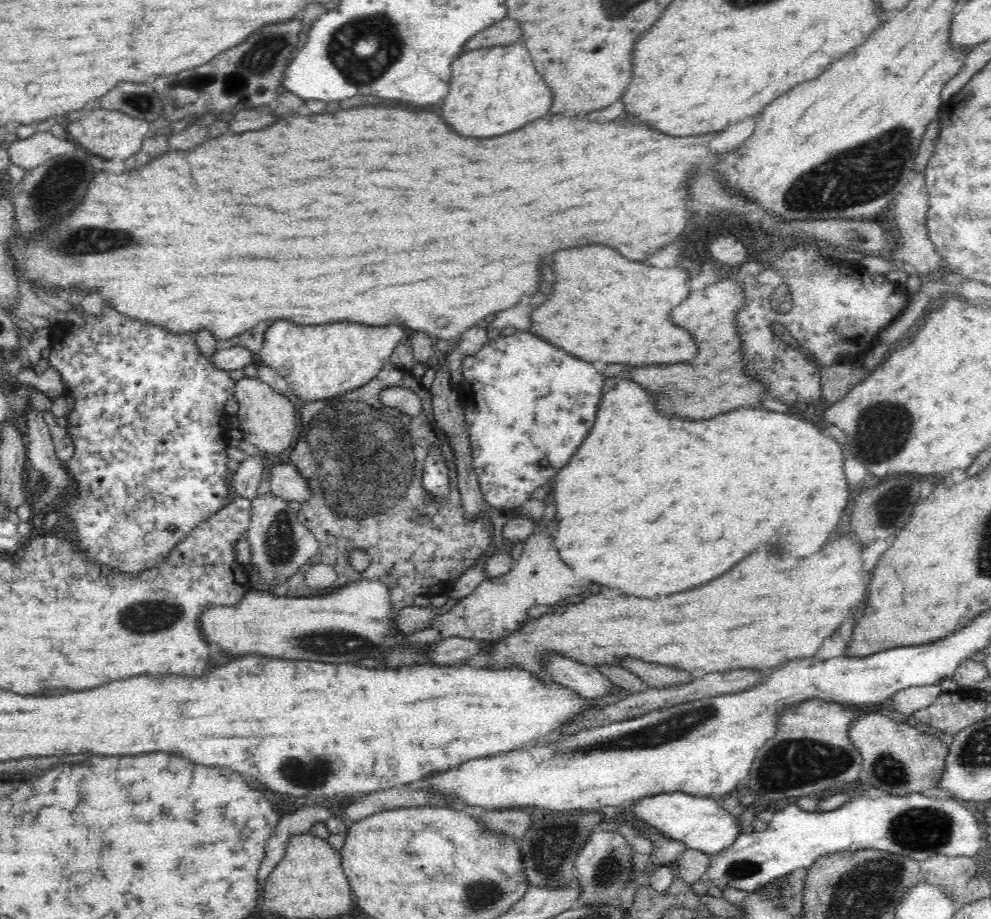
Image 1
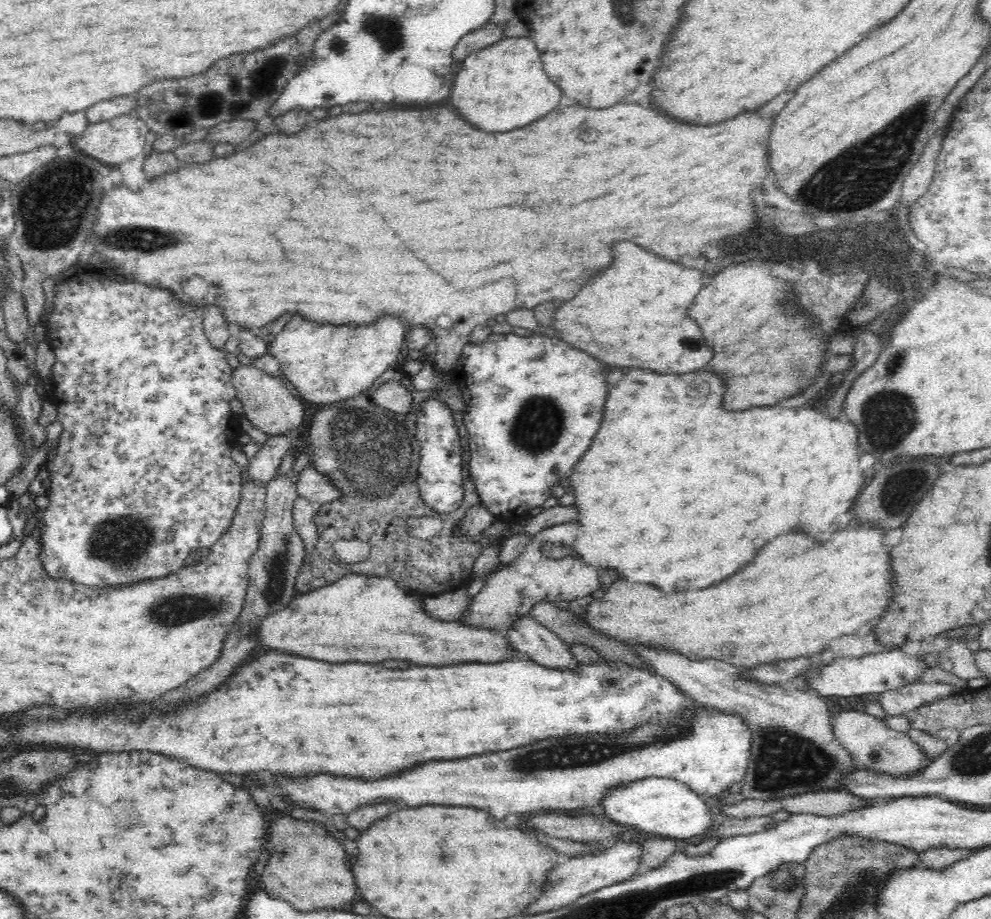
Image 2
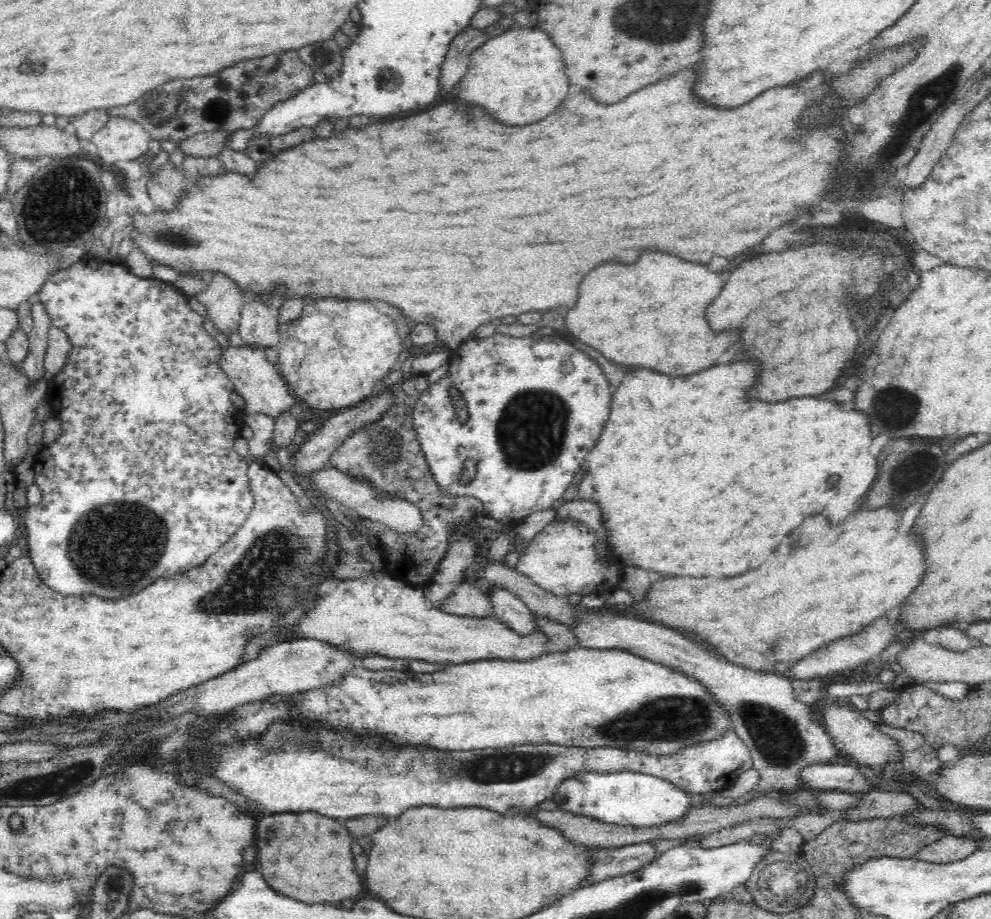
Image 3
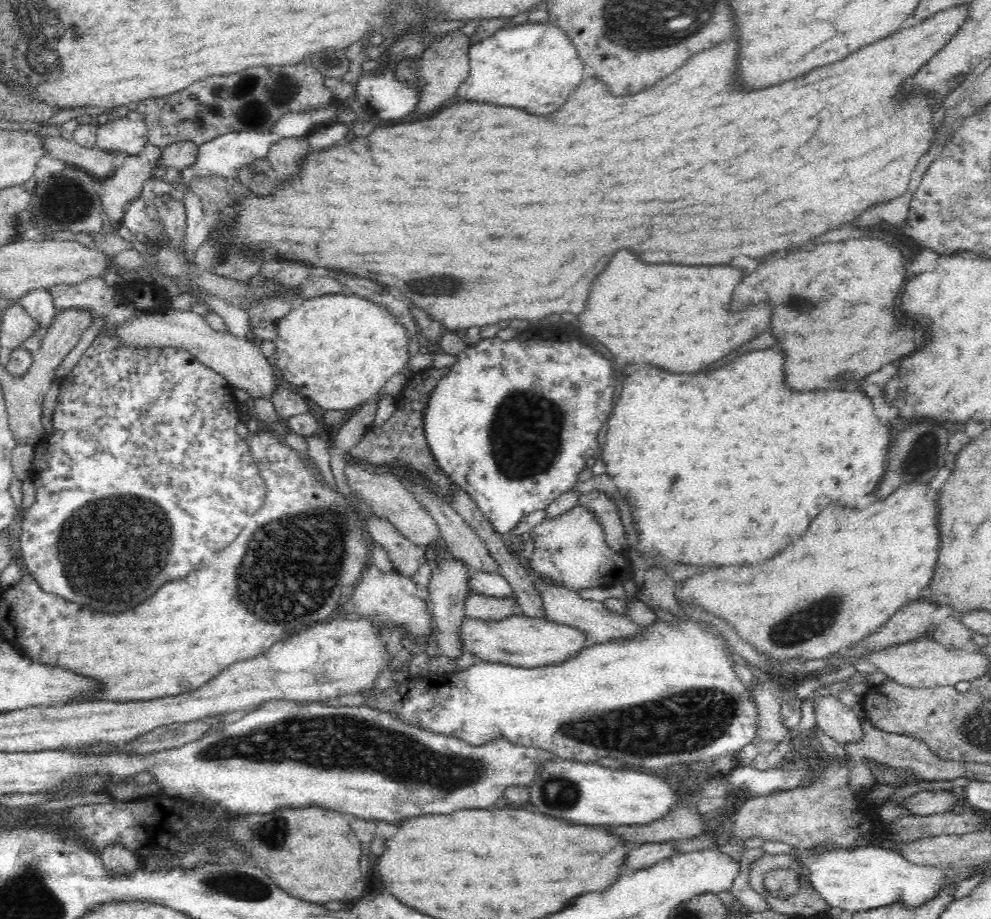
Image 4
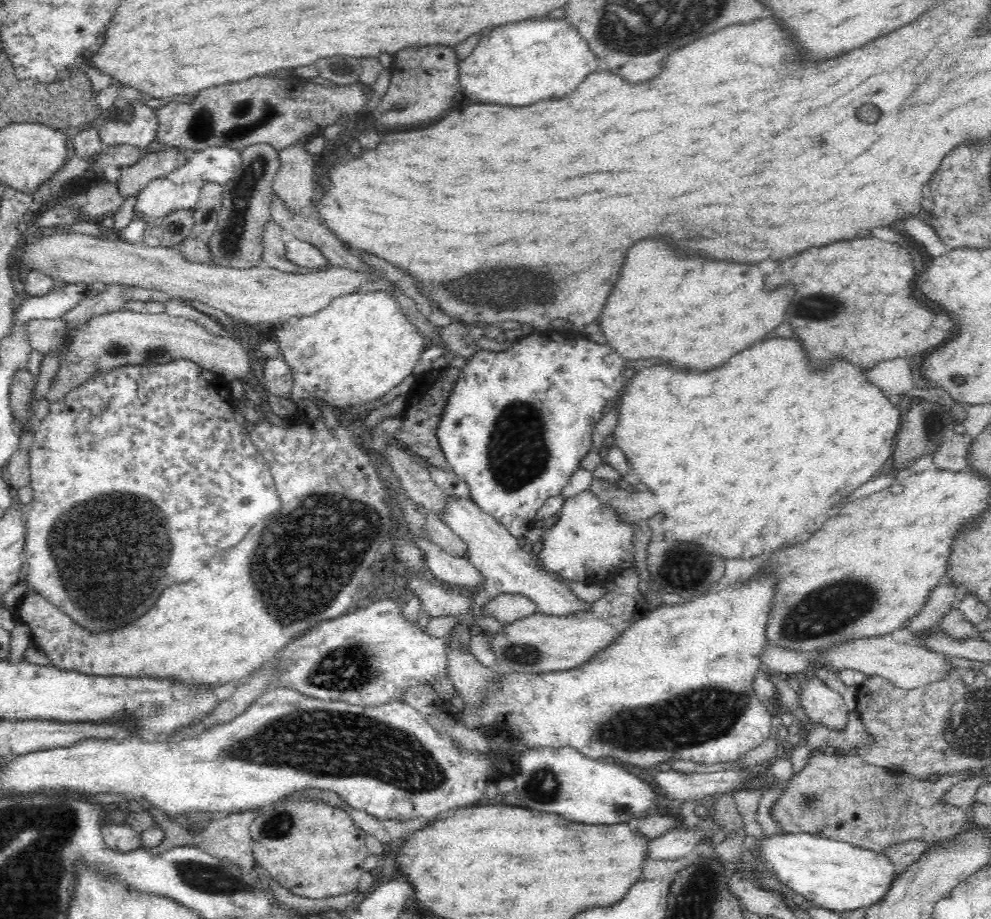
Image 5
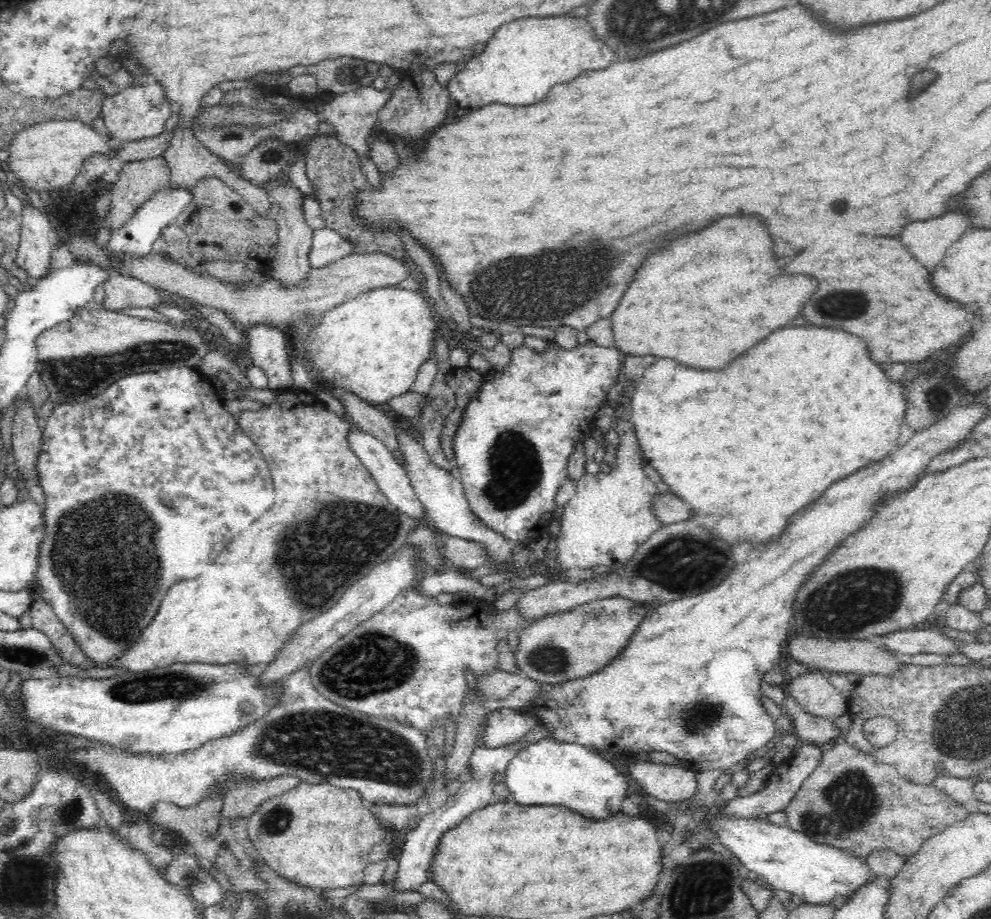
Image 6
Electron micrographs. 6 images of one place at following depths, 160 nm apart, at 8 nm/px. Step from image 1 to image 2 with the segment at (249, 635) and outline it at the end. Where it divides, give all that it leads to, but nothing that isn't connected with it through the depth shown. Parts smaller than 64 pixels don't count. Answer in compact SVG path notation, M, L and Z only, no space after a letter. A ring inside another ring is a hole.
M356 573L347 574L308 594L296 595L282 610L274 610L266 616L254 637L271 650L334 664L407 660L413 665L440 667L463 663L503 662L515 656L514 648L508 645L508 640L502 633L488 627L474 627L460 621L444 621L431 617L424 611L422 595L406 593L391 578Z

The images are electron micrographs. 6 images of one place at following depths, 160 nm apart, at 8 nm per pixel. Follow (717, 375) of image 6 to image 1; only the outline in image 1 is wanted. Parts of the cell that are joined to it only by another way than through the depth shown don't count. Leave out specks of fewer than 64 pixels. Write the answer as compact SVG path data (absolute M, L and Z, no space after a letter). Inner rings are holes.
M620 380L614 390L602 396L598 418L594 422L594 430L586 436L580 450L574 454L572 462L562 468L562 472L554 478L554 502L558 510L558 528L556 528L556 548L560 558L574 570L578 578L588 578L594 584L602 584L608 588L620 588L622 594L628 596L644 596L658 598L676 594L682 590L696 588L706 584L726 570L736 566L742 558L746 558L756 548L778 546L786 556L808 558L816 554L828 540L834 528L840 522L840 516L848 504L848 480L844 476L844 454L842 446L822 432L814 422L802 420L798 416L788 416L782 412L768 412L762 408L738 408L728 414L720 414L710 420L690 422L676 416L662 414L656 408L656 400L650 392L646 392L638 382Z

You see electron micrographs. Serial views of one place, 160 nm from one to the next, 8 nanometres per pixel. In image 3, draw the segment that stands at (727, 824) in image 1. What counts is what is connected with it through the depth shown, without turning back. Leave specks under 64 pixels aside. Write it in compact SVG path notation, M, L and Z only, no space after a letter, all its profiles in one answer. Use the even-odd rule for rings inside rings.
M580 771L558 785L552 802L564 812L583 814L600 822L637 827L658 826L680 820L693 807L689 794L679 790L674 783L634 771L612 774Z

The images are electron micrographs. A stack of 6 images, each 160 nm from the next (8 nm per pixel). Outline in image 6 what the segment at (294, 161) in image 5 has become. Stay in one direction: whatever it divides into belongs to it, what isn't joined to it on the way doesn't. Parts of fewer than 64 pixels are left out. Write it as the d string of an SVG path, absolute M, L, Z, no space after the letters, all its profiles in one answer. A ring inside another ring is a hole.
M287 177L278 179L277 186L268 194L271 203L281 207L277 217L279 246L268 277L277 280L284 288L296 288L300 282L304 282L310 276L310 270L313 269L309 257L313 246L313 228L308 226L304 217L306 195Z

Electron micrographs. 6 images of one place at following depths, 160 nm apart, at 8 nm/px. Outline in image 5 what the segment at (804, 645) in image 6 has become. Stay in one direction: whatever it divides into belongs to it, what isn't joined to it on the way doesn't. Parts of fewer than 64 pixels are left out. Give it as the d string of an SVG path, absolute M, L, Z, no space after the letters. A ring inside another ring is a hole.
M891 634L846 641L841 645L822 649L818 656L820 666L836 672L843 669L861 671L864 675L875 675L884 678L894 686L904 690L914 690L934 684L942 678L946 678L950 674L950 670L954 670L954 665L948 663L946 655L934 652L921 645L896 643Z

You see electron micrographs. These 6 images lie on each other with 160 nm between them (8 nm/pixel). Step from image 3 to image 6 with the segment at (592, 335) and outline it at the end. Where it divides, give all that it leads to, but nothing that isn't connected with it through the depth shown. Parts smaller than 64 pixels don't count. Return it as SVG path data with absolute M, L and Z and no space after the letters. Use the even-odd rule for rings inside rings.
M756 216L722 218L704 230L676 240L668 250L656 252L644 262L620 306L610 316L616 336L614 346L624 354L654 354L692 368L720 370L776 328L790 324L818 288L812 276L784 276L776 262L774 242L766 230L766 222Z

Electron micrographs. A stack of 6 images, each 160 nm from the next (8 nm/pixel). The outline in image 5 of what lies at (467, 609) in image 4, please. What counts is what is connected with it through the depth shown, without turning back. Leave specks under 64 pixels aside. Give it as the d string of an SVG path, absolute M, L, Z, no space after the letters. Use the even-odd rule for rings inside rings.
M512 593L494 596L488 604L482 606L482 609L484 609L484 617L493 616L504 625L537 613L536 605L532 600L522 594Z

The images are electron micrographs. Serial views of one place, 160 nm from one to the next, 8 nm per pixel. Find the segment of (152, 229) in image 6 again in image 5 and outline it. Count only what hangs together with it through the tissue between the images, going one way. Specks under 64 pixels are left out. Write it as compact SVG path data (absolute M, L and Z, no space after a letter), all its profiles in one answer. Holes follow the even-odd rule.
M226 146L205 148L191 153L189 161L167 176L154 179L137 196L134 206L134 217L125 228L119 230L120 240L129 244L144 244L146 226L150 220L164 218L176 210L193 210L196 207L198 195L204 183L224 185L236 174L236 169L242 162L240 150Z

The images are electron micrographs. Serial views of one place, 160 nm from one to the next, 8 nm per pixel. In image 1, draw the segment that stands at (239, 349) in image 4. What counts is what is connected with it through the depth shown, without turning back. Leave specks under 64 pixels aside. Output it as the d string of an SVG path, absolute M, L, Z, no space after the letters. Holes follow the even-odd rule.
M243 377L235 384L236 400L239 404L237 418L244 446L253 445L257 452L271 456L290 450L296 432L296 406L293 400L276 392L259 377Z

